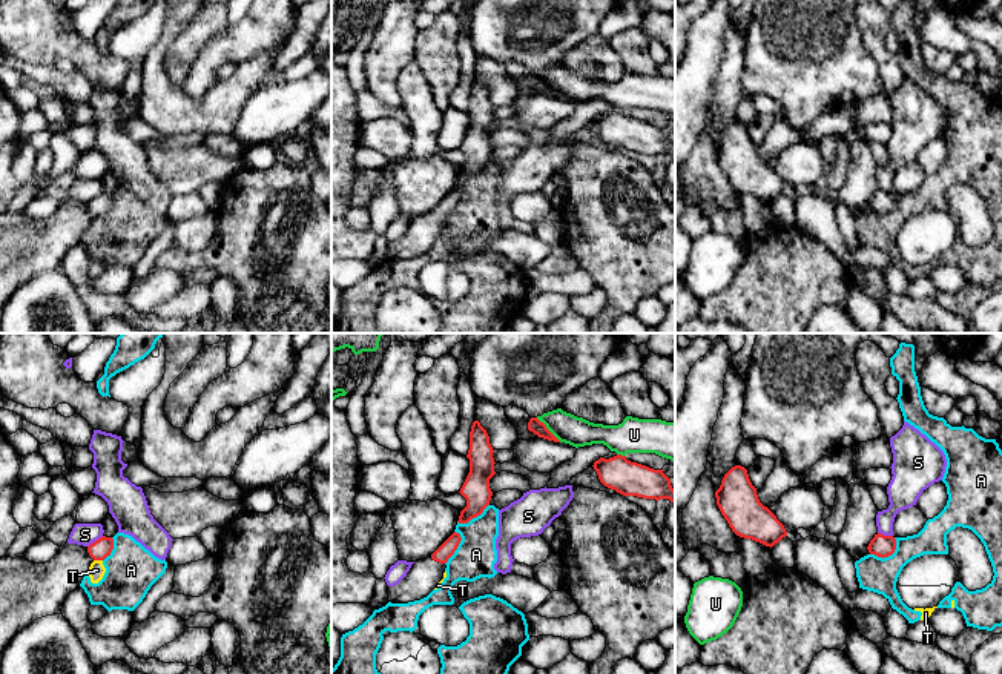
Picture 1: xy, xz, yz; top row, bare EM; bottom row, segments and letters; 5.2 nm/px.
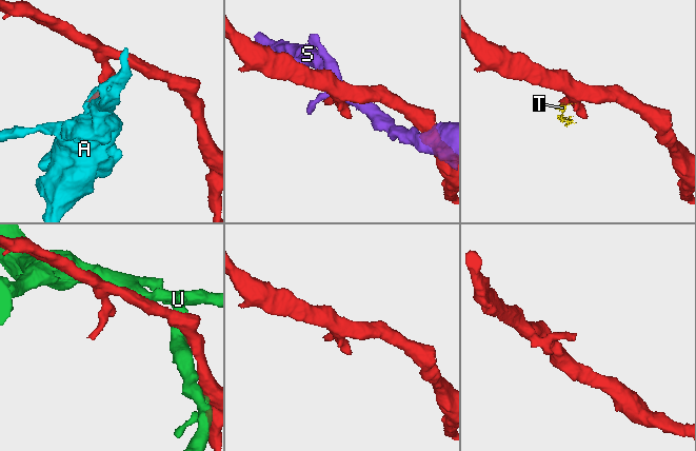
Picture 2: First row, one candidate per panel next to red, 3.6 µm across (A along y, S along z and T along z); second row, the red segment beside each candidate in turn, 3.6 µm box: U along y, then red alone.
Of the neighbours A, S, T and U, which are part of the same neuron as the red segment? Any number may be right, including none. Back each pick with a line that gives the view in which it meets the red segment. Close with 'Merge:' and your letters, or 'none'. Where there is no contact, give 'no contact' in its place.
Merge: none

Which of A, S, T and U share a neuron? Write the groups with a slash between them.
A T / S / U

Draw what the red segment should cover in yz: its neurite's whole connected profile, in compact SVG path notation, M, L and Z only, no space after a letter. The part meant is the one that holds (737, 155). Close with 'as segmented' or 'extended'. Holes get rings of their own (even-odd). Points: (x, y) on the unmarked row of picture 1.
M735 121L724 131L715 154L721 170L737 192L770 204L787 192L784 181L760 158L744 123Z | as segmented

